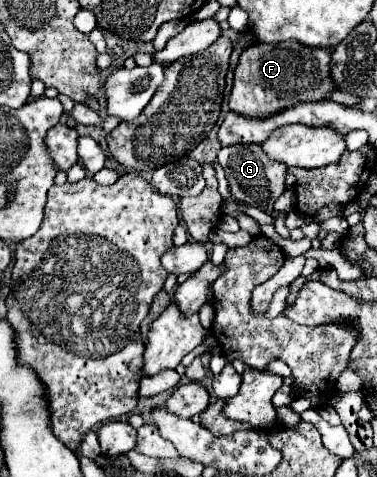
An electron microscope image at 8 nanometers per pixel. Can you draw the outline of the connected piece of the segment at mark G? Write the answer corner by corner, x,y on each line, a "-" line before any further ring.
240,143
240,145
222,147
218,151
218,163
224,167
230,191
238,201
244,201
248,205
256,205
256,207
262,207
264,211
268,211
268,209
272,209
276,197
284,193
286,165
280,161
272,161
264,153
262,145
258,145
258,143

